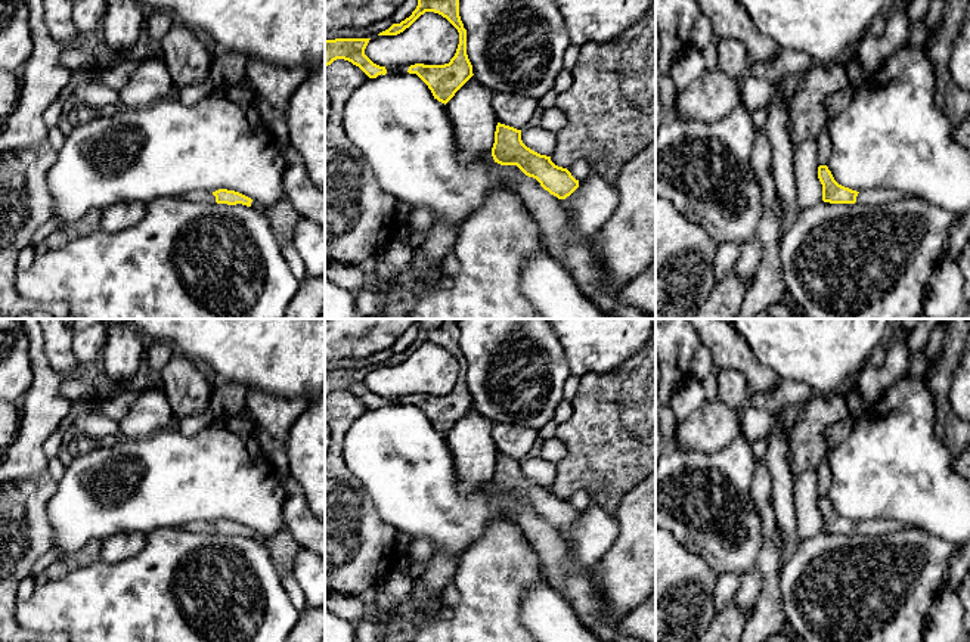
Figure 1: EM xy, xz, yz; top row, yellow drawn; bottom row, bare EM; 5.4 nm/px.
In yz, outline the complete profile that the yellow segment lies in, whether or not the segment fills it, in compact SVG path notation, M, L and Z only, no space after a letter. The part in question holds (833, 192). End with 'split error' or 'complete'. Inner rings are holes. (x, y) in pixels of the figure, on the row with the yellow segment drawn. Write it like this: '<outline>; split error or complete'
M827 165L818 167L818 179L822 184L822 201L830 204L887 204L904 198L898 190L856 192L839 184Z; split error

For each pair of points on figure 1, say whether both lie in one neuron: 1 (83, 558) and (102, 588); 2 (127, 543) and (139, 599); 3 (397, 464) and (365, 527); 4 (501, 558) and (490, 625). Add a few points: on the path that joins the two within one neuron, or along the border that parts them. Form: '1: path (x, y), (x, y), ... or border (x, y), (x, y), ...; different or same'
1: border (99, 560), (70, 570), (55, 579); different
2: border (146, 534), (136, 554), (115, 563), (101, 561); different
3: border (356, 478), (371, 499), (377, 514), (396, 532); different
4: path (493, 574), (490, 608); same

